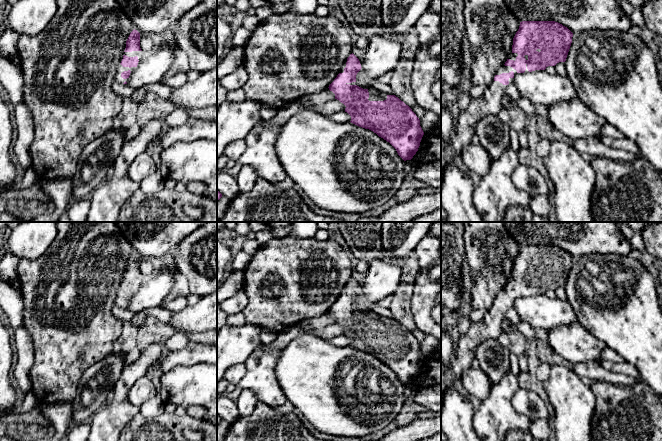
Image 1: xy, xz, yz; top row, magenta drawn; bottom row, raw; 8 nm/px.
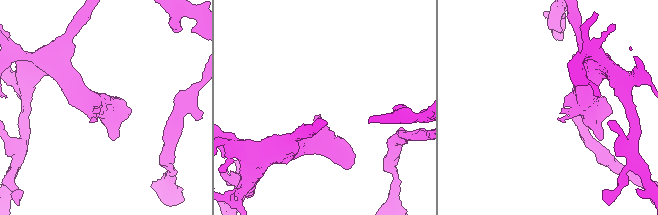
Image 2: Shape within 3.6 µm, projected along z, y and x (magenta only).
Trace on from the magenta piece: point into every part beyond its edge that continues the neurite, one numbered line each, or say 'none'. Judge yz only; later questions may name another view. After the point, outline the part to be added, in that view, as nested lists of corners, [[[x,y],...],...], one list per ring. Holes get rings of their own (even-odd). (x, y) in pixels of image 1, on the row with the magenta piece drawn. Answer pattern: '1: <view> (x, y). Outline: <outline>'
1: yz (504, 69). Outline: [[[503,65],[497,70],[496,75],[500,75],[502,73],[509,73],[511,71],[514,72],[514,77],[518,74],[517,71],[513,69],[512,67]]]

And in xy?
1: xy (120, 68). Outline: [[[123,56],[121,57],[120,63],[121,63],[122,59],[123,59]],[[119,63],[119,65],[117,67],[117,72],[116,72],[114,81],[116,81],[116,82],[118,82],[120,84],[123,84],[125,81],[128,82],[128,78],[127,79],[123,79],[121,77],[121,73],[124,72],[124,71],[128,71],[128,70],[130,70],[131,73],[132,73],[136,69],[136,67],[131,67],[131,68],[123,67],[120,63]]]

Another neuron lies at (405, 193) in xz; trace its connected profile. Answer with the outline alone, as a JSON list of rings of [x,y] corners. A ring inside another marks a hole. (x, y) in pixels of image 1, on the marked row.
[[[403,184],[396,192],[395,198],[398,203],[402,203],[411,199],[415,194],[416,192],[414,187],[406,186]]]

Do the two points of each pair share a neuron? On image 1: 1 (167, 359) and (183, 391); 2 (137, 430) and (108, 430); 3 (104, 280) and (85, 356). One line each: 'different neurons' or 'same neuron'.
1: different neurons
2: different neurons
3: same neuron

